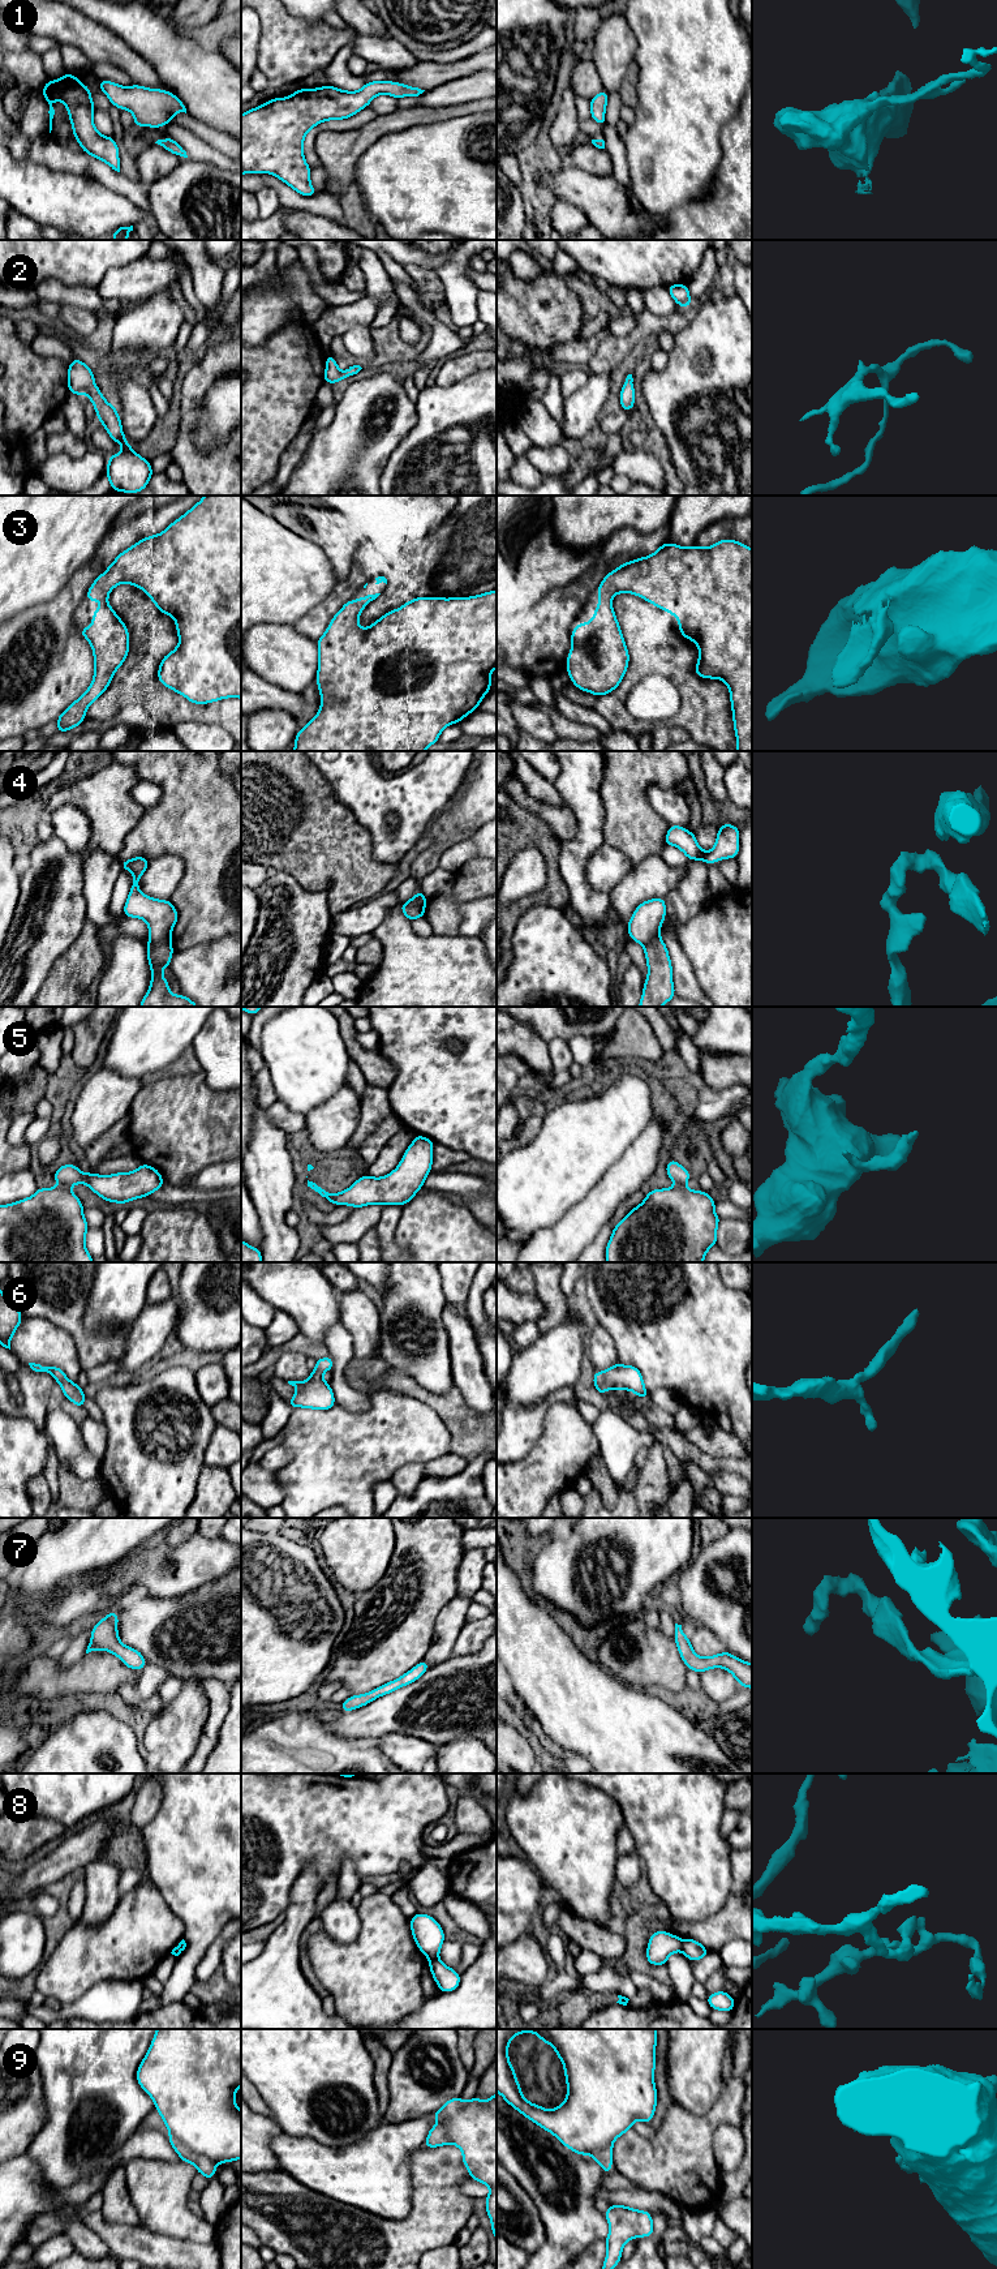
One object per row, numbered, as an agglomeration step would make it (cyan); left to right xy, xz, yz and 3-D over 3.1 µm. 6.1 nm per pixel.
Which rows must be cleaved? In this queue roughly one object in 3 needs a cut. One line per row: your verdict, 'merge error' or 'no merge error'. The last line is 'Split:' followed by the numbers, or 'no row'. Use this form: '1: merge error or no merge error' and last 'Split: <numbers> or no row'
1: no merge error
2: no merge error
3: no merge error
4: merge error
5: merge error
6: no merge error
7: no merge error
8: merge error
9: no merge error
Split: 4, 5, 8

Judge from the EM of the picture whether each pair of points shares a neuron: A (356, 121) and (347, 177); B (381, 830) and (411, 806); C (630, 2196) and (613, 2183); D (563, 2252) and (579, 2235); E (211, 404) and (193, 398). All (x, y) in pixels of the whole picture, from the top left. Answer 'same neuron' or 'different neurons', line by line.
A: different neurons
B: same neuron
C: different neurons
D: same neuron
E: different neurons

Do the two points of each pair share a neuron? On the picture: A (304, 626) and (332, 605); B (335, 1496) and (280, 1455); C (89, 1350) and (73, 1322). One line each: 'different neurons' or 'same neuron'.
A: same neuron
B: different neurons
C: same neuron

